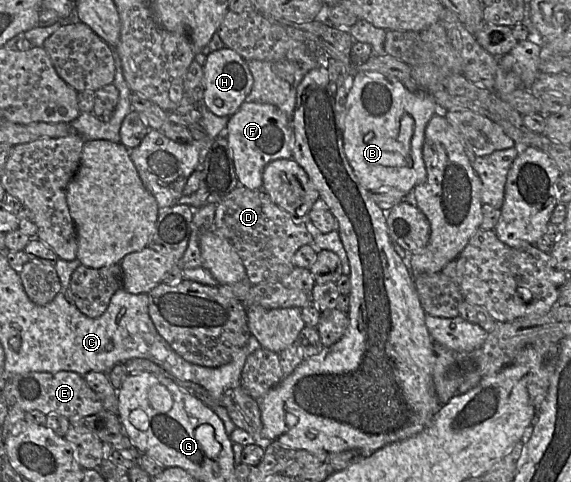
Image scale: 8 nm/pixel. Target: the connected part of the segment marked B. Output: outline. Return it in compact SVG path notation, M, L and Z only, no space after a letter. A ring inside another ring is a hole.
M359 72L353 77L339 129L346 158L368 191L389 187L408 193L426 181L422 155L425 128L440 110L428 94L410 92L395 77L379 72Z

